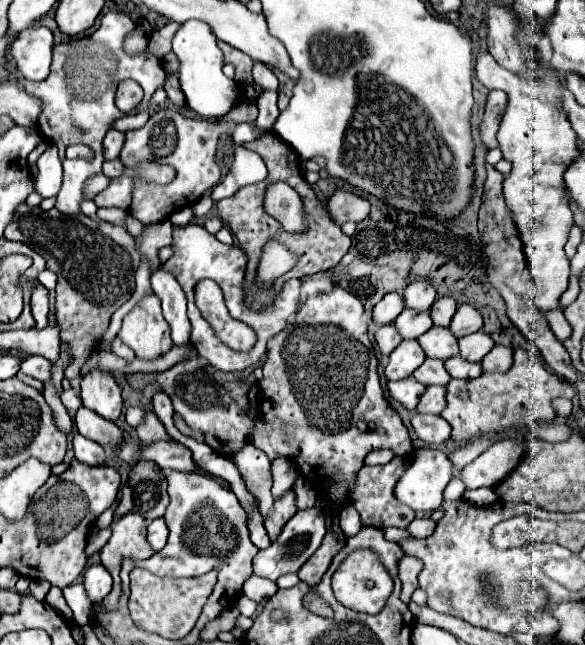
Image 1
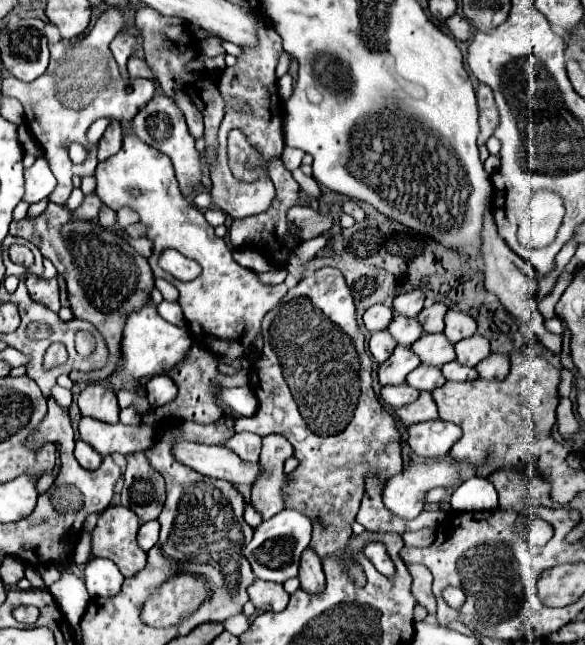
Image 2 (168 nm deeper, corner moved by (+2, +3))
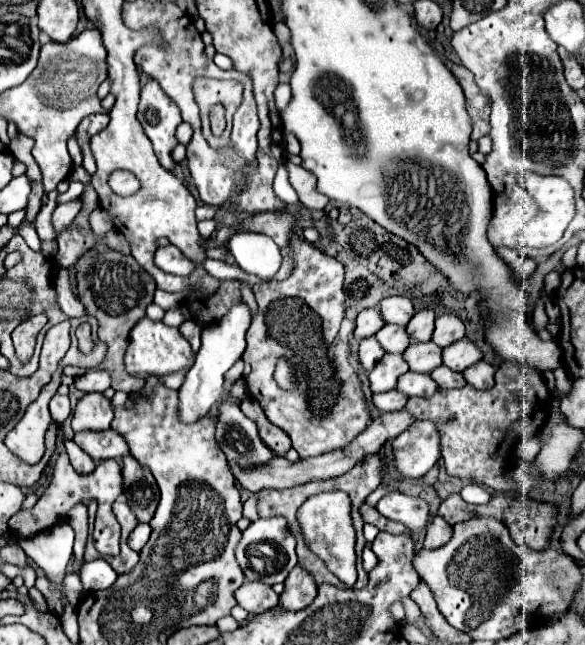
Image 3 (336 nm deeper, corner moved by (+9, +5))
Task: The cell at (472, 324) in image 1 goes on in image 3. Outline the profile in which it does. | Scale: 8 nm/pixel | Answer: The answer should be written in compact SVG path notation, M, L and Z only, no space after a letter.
M440 315L436 319L436 329L432 333L432 341L438 345L438 347L448 347L452 345L454 341L460 341L464 337L464 323L456 317L456 315Z

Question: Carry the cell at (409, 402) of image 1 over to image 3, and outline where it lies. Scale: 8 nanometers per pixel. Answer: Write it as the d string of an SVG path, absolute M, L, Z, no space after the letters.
M392 389L388 393L376 393L376 395L372 395L372 403L382 413L386 413L386 411L400 411L400 409L404 409L406 401L408 401L408 397L404 393L400 393L398 389Z

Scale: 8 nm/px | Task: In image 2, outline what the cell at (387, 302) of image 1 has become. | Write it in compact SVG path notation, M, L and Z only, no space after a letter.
M373 305L371 309L365 311L363 323L371 333L375 333L375 331L387 329L391 319L393 319L393 309L389 305Z

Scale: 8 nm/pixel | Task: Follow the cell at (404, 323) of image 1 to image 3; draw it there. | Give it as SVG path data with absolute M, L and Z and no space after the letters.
M384 325L378 333L376 333L378 343L382 345L382 349L386 353L404 353L406 347L410 345L408 333L404 327L400 325Z

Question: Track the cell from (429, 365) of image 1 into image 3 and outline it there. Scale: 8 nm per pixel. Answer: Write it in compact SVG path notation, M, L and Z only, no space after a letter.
M408 371L406 375L402 375L398 379L396 389L402 391L404 395L408 395L408 397L430 397L438 389L438 385L426 373L412 373L412 371Z

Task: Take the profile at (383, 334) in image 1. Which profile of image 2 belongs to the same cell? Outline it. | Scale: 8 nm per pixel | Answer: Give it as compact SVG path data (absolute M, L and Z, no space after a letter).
M387 329L373 333L369 339L369 351L379 363L383 363L393 353L395 345L397 345L397 341L393 341L393 335Z

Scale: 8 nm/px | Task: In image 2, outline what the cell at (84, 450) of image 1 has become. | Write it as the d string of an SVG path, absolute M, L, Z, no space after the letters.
M77 439L77 445L75 445L75 459L85 469L97 469L103 461L101 455L97 451L93 451L93 447L81 439Z

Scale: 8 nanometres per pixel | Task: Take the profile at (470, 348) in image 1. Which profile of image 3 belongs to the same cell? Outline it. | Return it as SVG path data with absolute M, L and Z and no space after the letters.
M466 337L456 341L456 343L452 343L452 345L448 345L446 349L442 349L444 365L454 369L454 371L458 371L458 373L462 373L470 365L478 363L480 359L482 359L480 349L472 341L468 341Z

